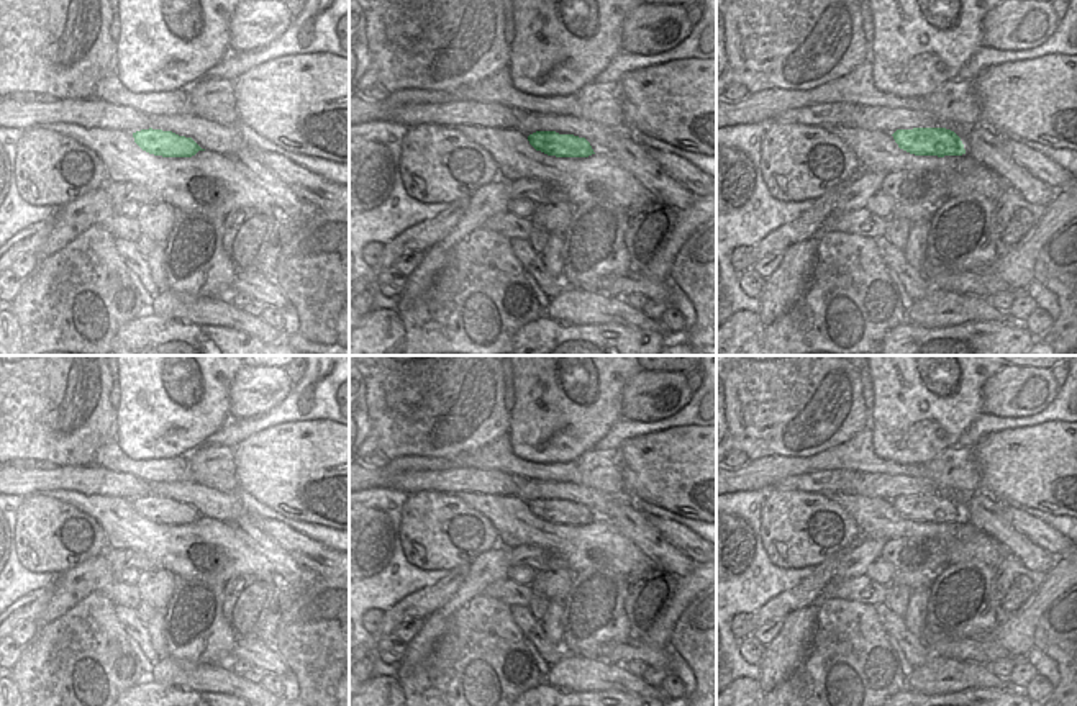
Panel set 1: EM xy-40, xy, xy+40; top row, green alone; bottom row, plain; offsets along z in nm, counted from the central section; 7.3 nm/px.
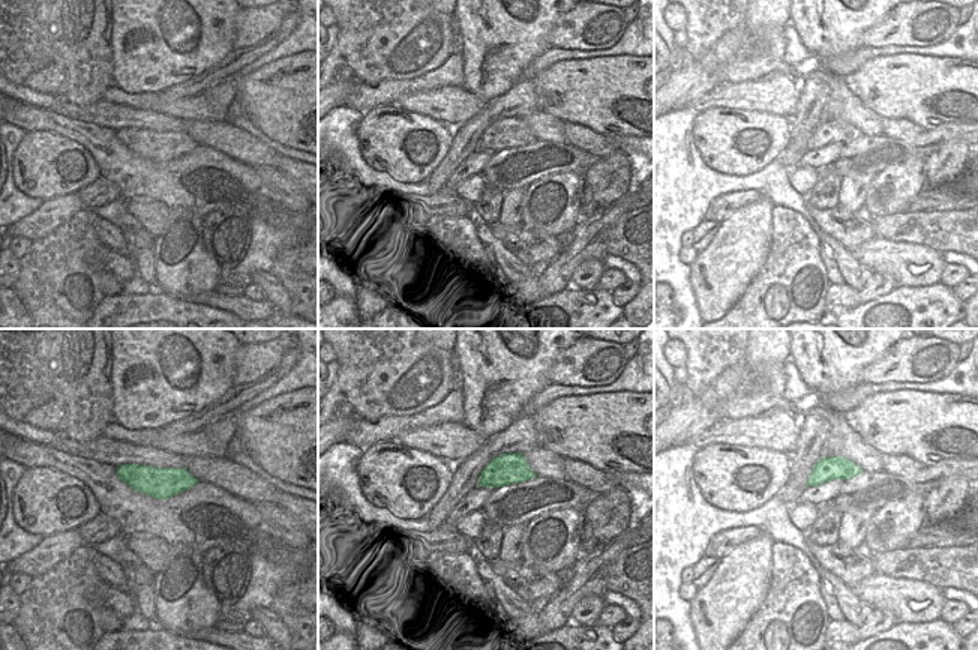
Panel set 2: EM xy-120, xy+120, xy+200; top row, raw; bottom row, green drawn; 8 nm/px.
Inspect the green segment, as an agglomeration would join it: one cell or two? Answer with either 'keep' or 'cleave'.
keep

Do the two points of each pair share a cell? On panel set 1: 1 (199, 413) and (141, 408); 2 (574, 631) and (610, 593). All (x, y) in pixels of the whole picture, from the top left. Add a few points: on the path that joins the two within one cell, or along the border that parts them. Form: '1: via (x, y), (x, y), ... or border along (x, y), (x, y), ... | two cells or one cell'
1: via (184, 410), (156, 408) | one cell
2: via (584, 621), (600, 603) | one cell

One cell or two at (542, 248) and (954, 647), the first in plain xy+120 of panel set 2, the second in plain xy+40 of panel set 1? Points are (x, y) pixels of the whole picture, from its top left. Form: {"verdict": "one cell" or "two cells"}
{"verdict": "one cell"}

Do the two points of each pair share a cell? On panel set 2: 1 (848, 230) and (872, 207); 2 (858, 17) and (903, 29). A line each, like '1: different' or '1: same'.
1: different
2: different

